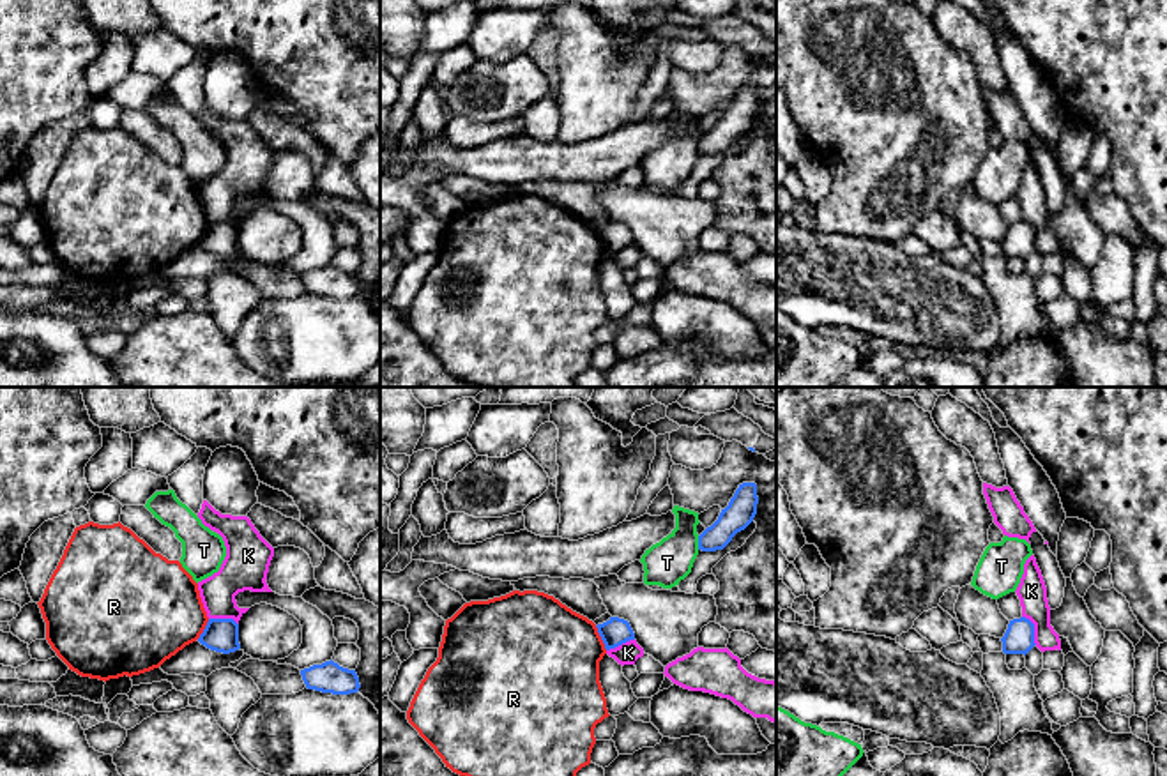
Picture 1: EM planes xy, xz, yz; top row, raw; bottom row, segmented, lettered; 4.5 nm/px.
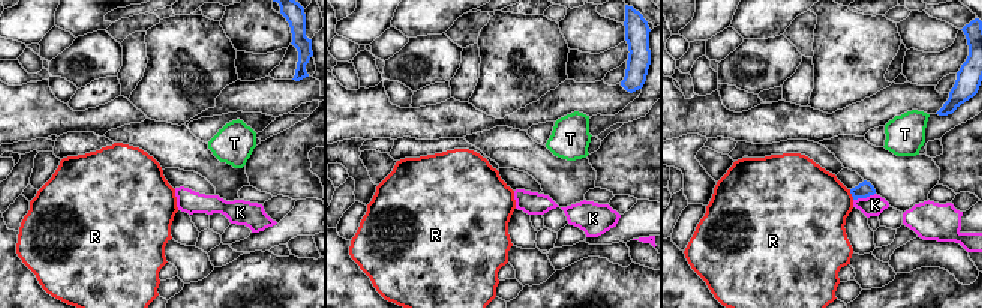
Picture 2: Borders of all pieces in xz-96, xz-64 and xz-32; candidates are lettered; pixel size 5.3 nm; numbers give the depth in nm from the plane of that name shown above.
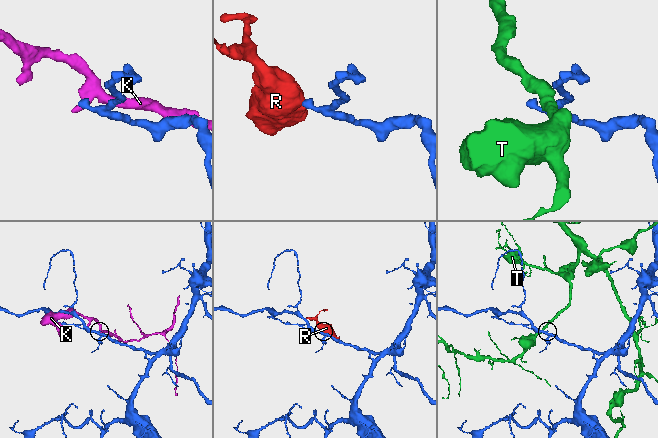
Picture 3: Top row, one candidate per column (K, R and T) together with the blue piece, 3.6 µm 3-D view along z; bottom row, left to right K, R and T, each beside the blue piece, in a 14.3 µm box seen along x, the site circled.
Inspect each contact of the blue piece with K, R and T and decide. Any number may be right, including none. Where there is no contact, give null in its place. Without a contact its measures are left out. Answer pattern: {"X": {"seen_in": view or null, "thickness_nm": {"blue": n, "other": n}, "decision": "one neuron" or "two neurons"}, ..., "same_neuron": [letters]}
{"K": {"seen_in": "yz", "thickness_nm": {"blue": 140, "other": 140}, "decision": "two neurons"}, "R": {"seen_in": "xz", "thickness_nm": {"blue": 130, "other": 460}, "decision": "two neurons"}, "T": {"seen_in": "xz", "thickness_nm": {"blue": 140, "other": 200}, "decision": "two neurons"}, "same_neuron": []}

